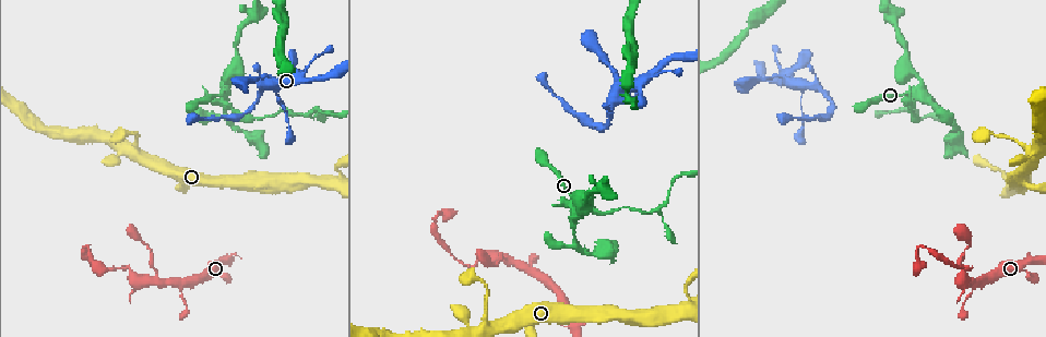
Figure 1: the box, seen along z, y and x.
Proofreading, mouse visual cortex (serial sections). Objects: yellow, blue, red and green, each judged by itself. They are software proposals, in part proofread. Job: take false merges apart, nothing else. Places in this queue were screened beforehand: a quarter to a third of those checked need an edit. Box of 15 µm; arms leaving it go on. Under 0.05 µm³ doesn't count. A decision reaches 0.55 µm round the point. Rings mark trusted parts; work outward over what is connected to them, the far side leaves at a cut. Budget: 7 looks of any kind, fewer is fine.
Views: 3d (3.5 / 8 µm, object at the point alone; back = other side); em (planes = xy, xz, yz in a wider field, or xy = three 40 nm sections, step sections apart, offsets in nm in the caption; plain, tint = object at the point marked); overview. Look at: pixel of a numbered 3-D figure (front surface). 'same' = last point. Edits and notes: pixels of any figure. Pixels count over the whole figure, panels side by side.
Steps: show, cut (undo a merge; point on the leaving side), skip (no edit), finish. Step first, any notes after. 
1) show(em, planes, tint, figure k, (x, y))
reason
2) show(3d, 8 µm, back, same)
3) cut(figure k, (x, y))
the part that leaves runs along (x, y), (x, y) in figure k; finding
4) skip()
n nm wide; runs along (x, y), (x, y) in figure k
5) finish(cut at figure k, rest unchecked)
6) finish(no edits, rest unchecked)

show(3d, 8 µm, back, figure 1, (129, 264))
abrupt turn

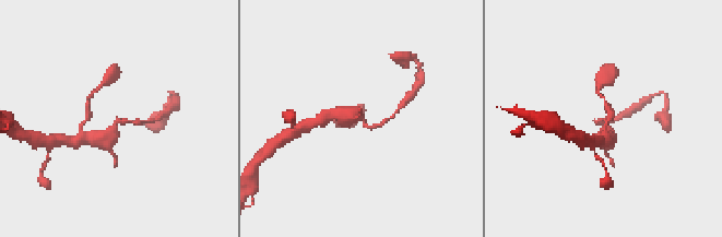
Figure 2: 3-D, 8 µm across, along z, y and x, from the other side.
show(3d, 3.5 µm, figure 2, (603, 120))

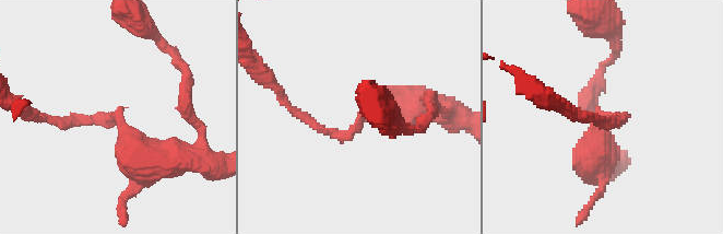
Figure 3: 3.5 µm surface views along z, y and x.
cut(figure 3, (85, 121))
the part that leaves runs along (118, 117), (38, 117) in figure 3; two cells meet here

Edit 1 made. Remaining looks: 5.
show(overview)

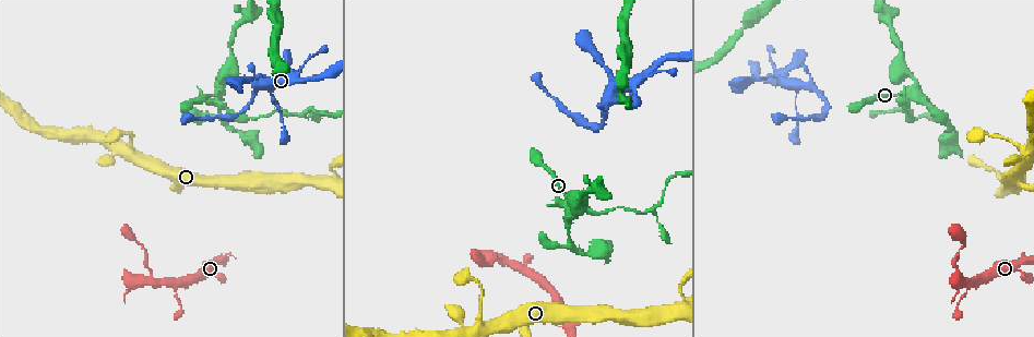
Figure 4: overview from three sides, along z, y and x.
show(3d, 3.5 µm, figure 4, (908, 90))
abrupt turn

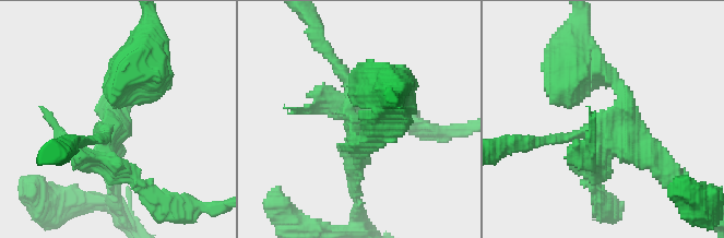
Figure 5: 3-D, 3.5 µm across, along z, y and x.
show(em, xy, step 1, tint, figure 5, (605, 130))
shape alone is not enough

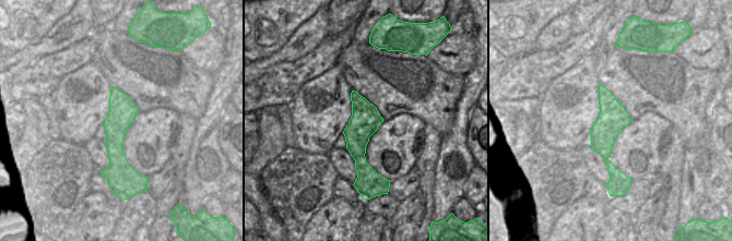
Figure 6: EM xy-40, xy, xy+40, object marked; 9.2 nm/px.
cut(figure 5, (573, 162))
the part that leaves runs along (601, 149), (592, 182), (609, 205) in figure 5; two cells meet here

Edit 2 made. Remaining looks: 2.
show(3d, 3.5 µm, figure 4, (254, 87))
a fork

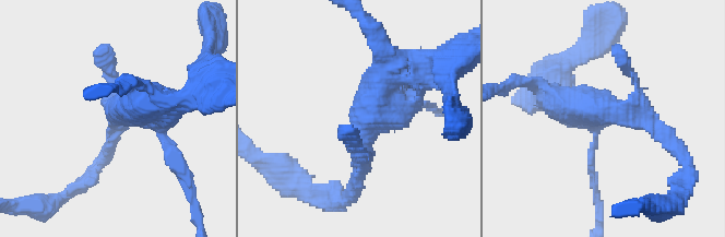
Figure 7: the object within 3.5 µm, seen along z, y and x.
show(em, xy, step 3, tint, figure 7, (601, 111))

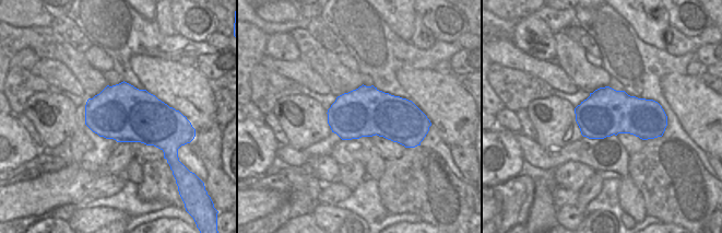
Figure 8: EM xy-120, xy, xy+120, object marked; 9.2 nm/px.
skip()
runs along (431, 64), (381, 81), (360, 165) in figure 7; continuous, no second cell

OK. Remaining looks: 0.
finish(cut at figure 3, cut at figure 5, rest unchecked)

